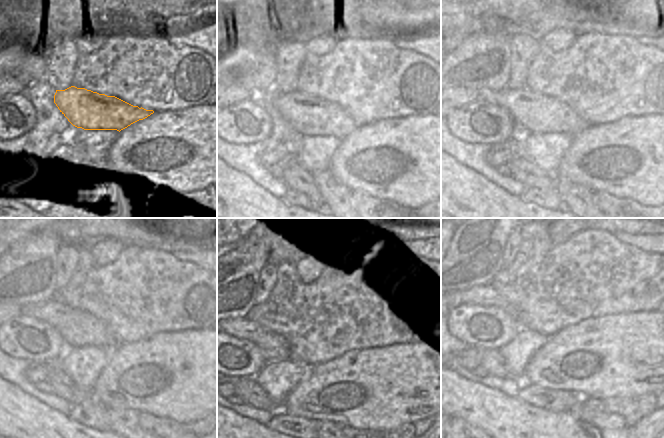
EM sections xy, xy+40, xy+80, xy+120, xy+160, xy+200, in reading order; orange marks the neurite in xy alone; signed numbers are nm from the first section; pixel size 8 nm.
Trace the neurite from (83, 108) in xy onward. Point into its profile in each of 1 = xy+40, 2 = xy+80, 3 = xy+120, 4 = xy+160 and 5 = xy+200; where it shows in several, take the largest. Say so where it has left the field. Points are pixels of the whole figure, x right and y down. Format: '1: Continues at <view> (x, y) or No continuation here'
1: Continues at xy+40 (294, 99)
2: Continues at xy+80 (511, 97)
3: Continues at xy+120 (68, 322)
4: Continues at xy+160 (267, 314)
5: Continues at xy+200 (487, 295)

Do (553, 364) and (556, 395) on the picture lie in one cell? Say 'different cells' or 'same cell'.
different cells

